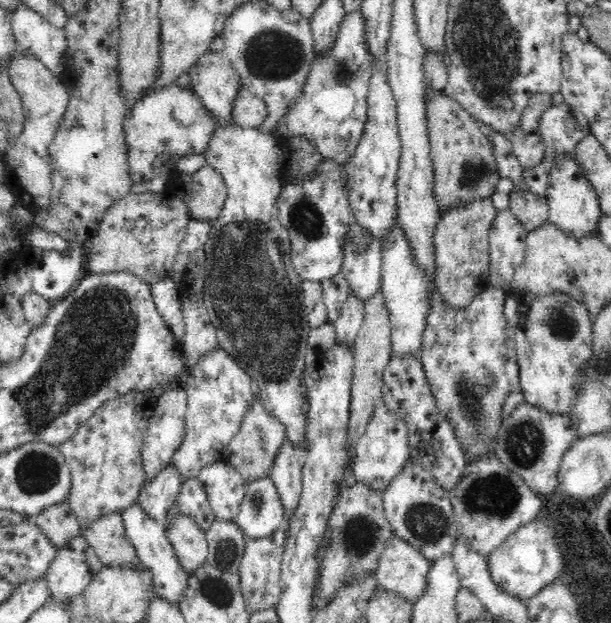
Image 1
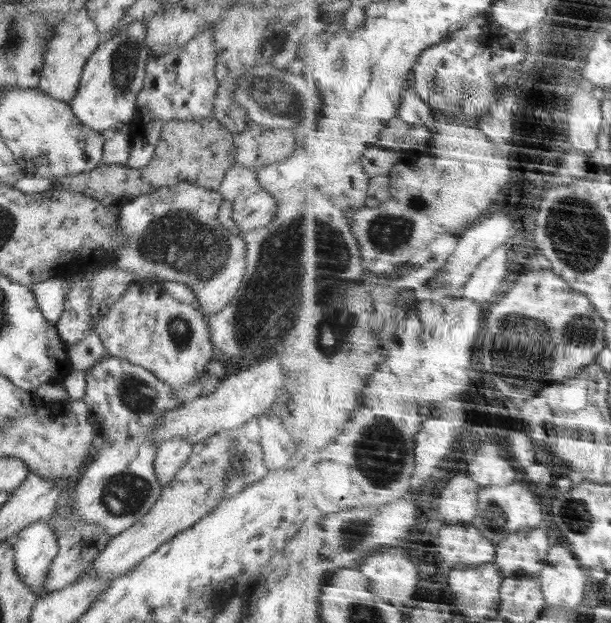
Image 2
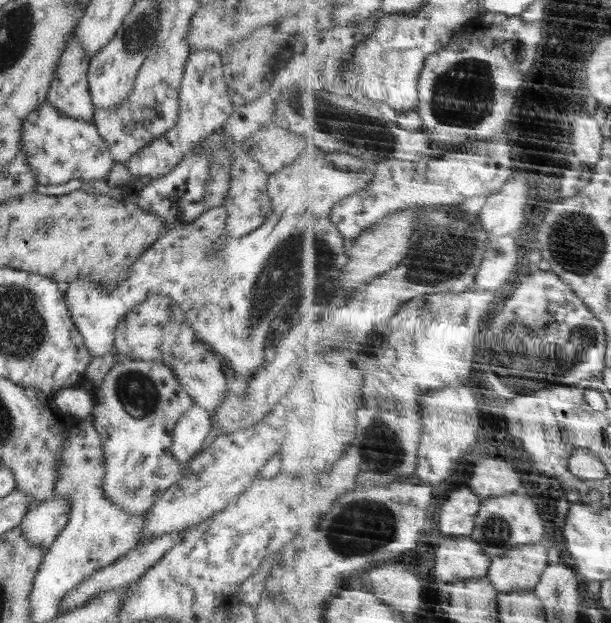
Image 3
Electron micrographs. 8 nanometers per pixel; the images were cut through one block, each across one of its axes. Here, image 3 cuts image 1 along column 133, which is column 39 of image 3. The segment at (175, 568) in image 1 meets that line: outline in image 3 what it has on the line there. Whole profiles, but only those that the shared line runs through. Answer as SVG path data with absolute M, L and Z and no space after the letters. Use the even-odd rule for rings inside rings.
M52 498L44 503L30 506L21 523L22 535L34 545L50 549L57 534L70 518L69 500Z

